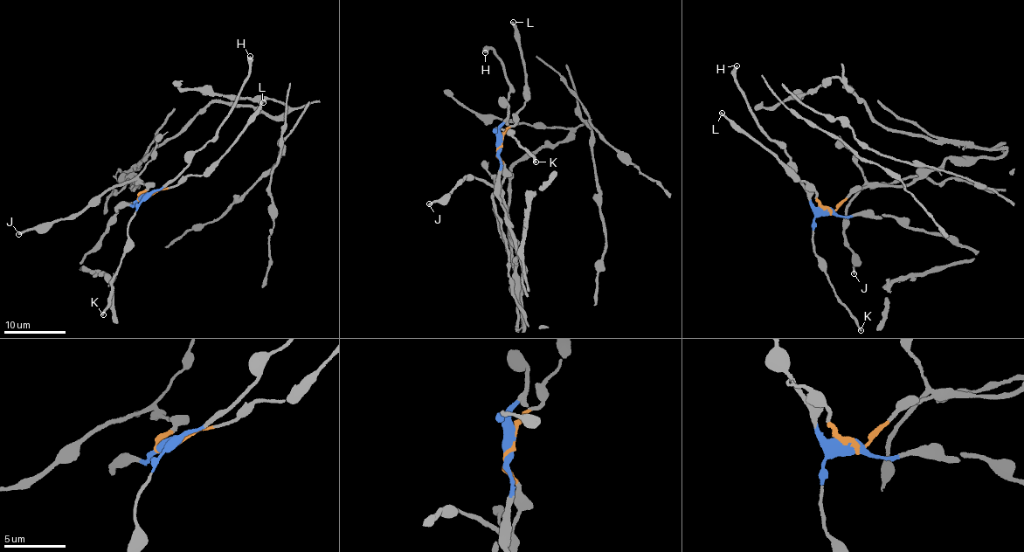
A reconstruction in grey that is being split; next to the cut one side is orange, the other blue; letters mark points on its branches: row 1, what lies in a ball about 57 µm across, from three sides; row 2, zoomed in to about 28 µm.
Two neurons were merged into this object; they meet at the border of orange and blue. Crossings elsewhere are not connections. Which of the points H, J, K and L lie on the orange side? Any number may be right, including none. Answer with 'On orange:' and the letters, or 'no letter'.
On orange: J, L

